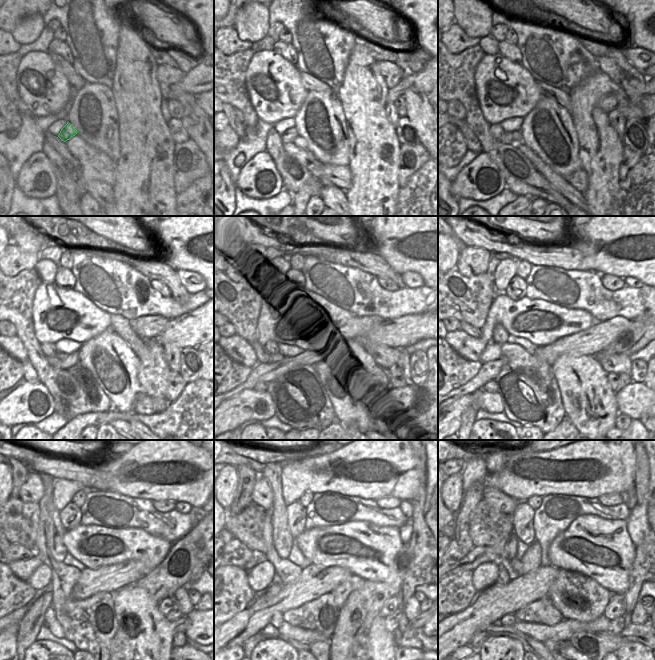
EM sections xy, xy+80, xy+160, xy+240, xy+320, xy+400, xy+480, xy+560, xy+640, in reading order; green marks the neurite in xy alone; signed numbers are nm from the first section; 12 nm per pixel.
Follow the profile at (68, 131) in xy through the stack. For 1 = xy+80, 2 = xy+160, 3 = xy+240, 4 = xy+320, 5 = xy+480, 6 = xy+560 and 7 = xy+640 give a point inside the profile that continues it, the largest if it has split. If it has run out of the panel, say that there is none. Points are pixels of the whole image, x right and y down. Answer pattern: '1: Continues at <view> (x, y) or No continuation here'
1: Continues at xy+80 (289, 135)
2: Continues at xy+160 (513, 137)
3: Continues at xy+240 (55, 360)
4: Continues at xy+320 (263, 356)
5: Continues at xy+480 (15, 551)
6: Continues at xy+560 (236, 553)
7: Continues at xy+640 (458, 555)

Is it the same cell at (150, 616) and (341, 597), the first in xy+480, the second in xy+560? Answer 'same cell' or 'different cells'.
different cells

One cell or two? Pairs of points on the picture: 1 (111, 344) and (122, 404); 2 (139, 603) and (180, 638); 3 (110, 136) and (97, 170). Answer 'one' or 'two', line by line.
1: one
2: two
3: two

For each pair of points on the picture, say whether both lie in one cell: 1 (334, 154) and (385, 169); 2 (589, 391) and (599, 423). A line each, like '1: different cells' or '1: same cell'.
1: different cells
2: same cell

